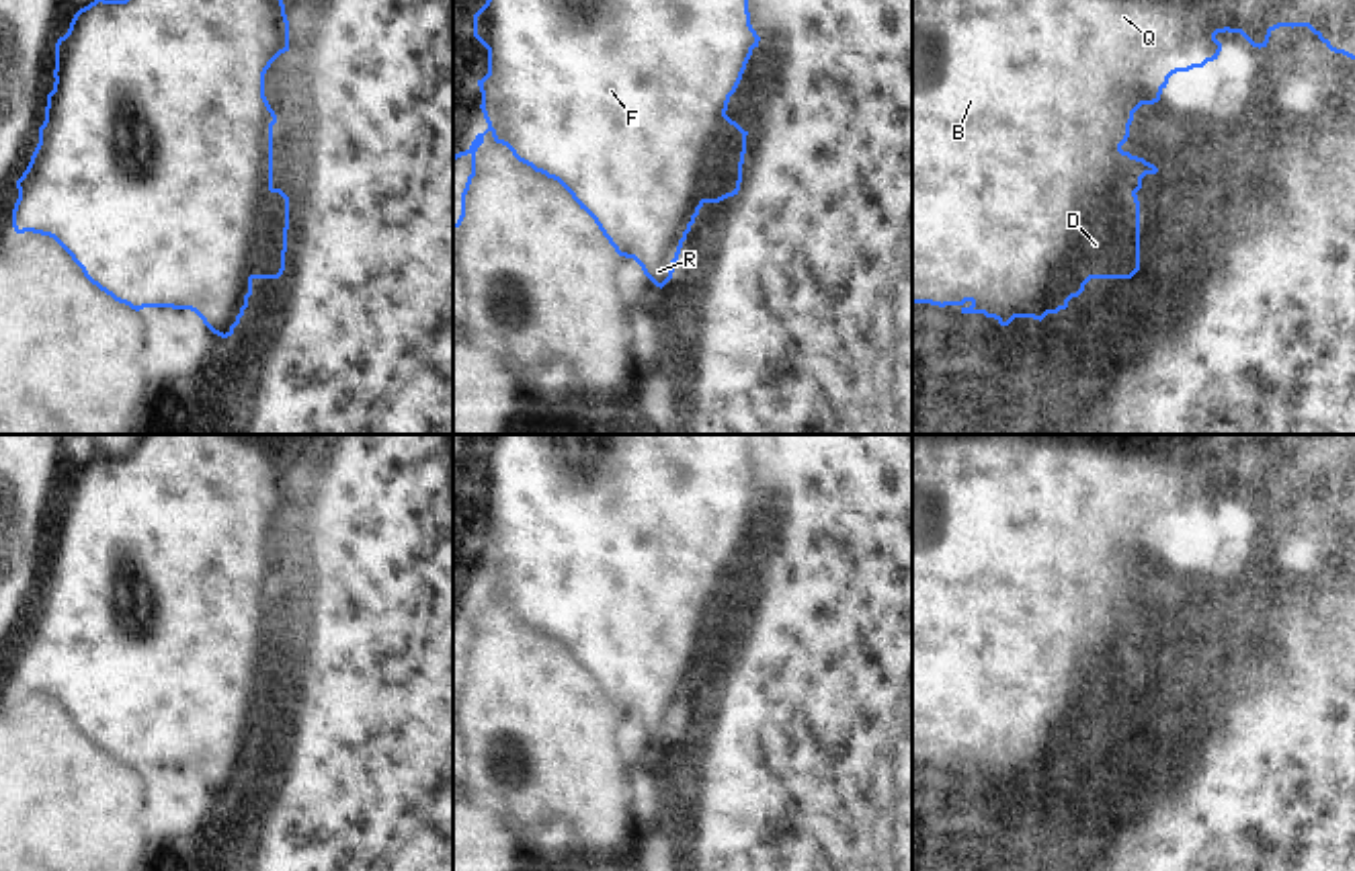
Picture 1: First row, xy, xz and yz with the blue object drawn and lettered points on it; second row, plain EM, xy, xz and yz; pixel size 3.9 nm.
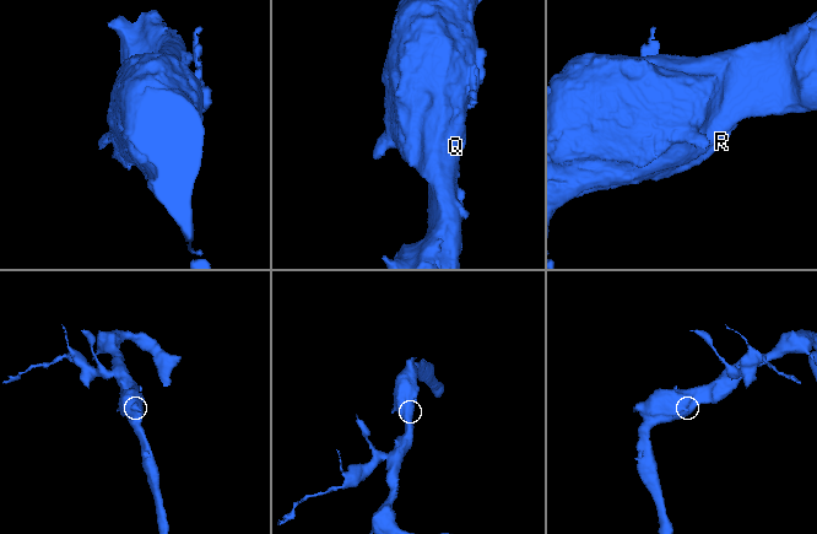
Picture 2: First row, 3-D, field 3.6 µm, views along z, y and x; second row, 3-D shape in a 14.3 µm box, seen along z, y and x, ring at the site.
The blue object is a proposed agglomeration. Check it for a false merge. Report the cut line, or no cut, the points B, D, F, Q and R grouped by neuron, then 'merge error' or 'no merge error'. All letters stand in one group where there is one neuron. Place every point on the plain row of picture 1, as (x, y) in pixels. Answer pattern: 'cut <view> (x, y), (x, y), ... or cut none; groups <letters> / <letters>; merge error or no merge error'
cut none; groups B D F Q R; no merge error

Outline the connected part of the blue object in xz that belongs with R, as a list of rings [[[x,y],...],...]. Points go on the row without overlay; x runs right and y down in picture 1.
[[[494,434],[486,463],[474,473],[474,496],[488,508],[488,533],[478,539],[480,568],[488,588],[478,592],[465,611],[453,615],[453,687],[459,687],[465,676],[465,654],[476,635],[476,611],[490,590],[494,600],[506,605],[519,621],[558,639],[594,678],[615,711],[633,717],[644,734],[662,748],[672,738],[674,721],[699,668],[740,650],[748,590],[732,580],[726,570],[752,508],[761,500],[750,484],[748,451],[748,434]]]

